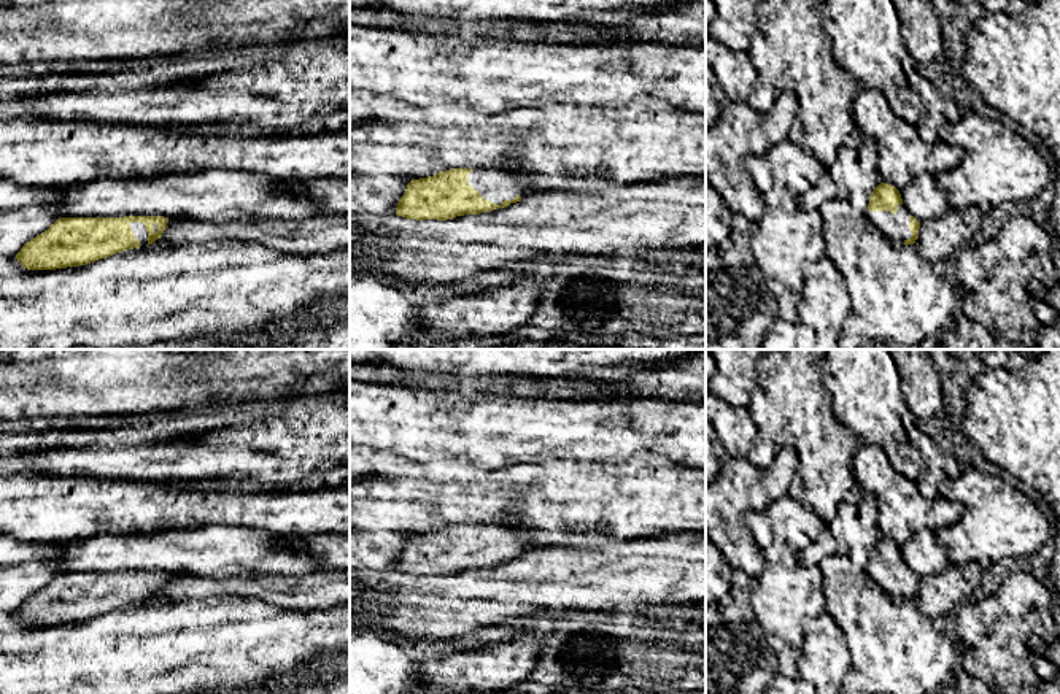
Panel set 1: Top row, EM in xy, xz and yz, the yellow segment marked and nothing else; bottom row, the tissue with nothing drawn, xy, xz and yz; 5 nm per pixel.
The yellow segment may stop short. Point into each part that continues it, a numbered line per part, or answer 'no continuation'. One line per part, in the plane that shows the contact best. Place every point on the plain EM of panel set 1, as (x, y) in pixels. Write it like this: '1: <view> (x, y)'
1: xz (496, 540)

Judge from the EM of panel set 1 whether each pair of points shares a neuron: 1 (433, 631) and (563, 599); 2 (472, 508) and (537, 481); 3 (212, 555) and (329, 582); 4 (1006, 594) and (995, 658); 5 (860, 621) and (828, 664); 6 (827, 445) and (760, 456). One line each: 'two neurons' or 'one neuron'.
1: one neuron
2: one neuron
3: two neurons
4: one neuron
5: two neurons
6: one neuron

